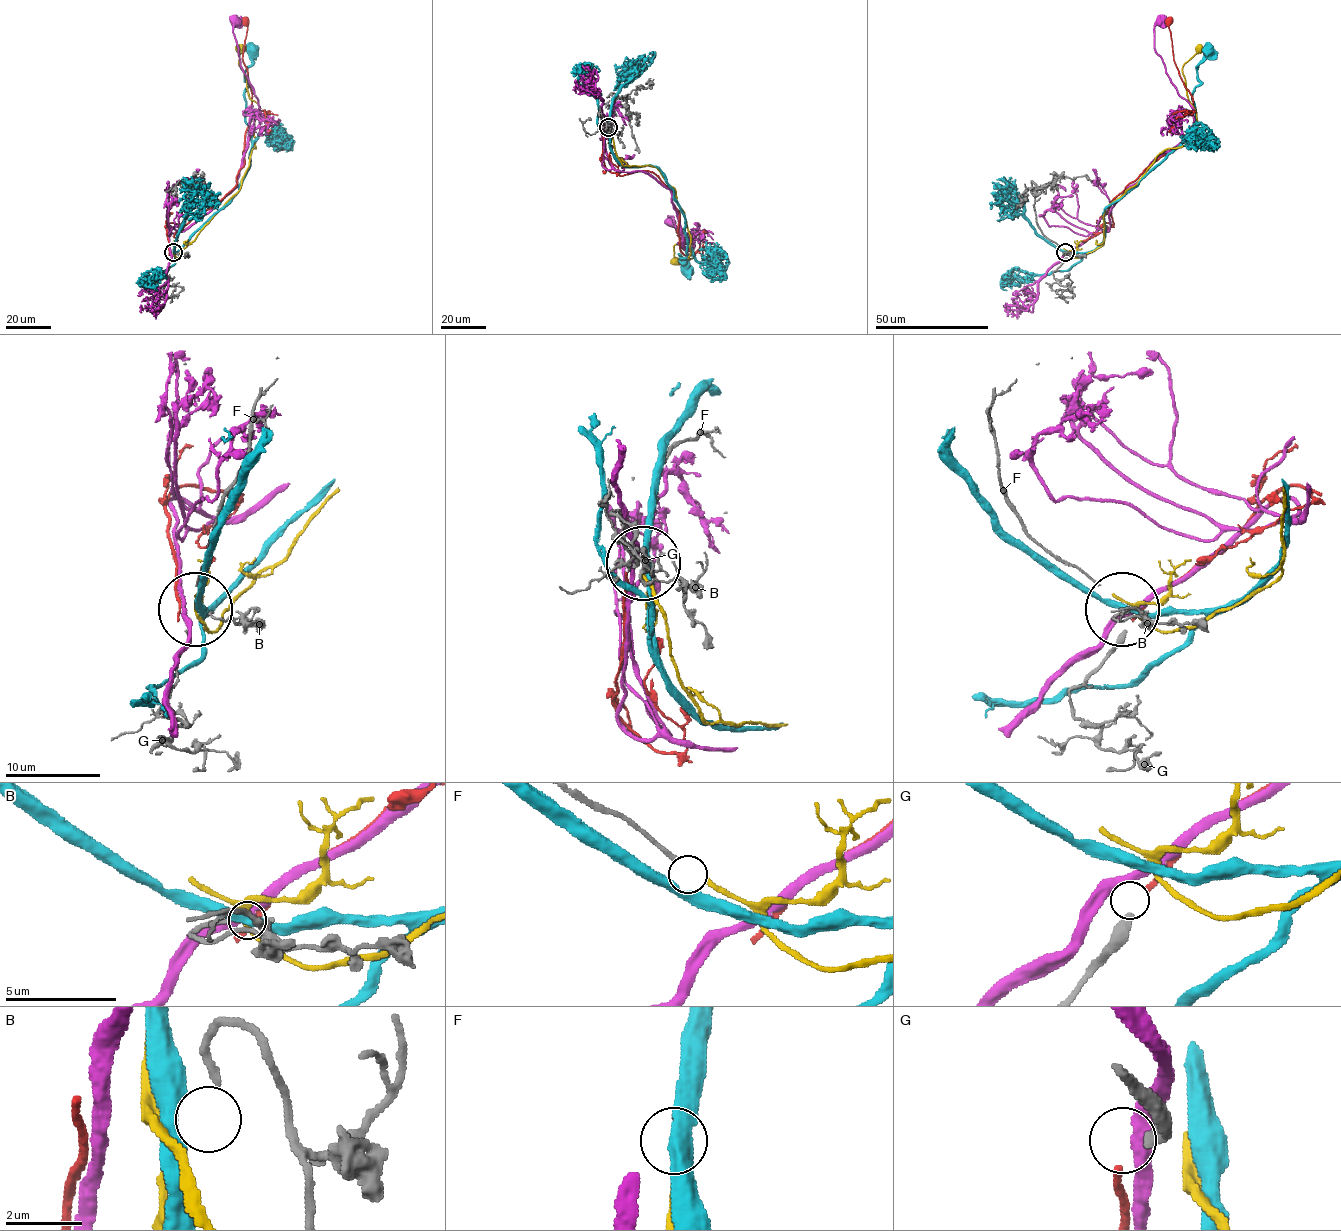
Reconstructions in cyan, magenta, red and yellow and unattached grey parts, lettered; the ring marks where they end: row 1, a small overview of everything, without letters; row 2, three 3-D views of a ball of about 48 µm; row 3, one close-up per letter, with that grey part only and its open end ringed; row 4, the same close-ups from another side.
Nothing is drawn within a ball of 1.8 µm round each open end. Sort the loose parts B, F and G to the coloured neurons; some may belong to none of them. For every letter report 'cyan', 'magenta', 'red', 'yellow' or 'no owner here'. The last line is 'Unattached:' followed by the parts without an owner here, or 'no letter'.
B: no owner here
F: yellow
G: red
Unattached: B

